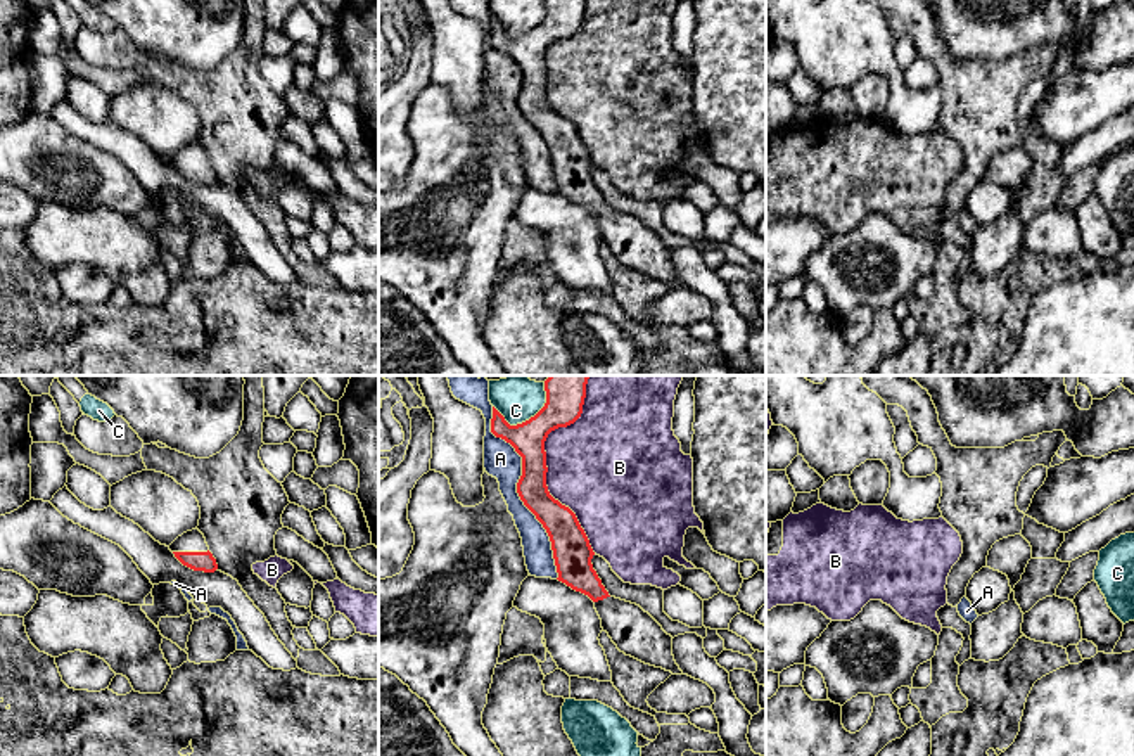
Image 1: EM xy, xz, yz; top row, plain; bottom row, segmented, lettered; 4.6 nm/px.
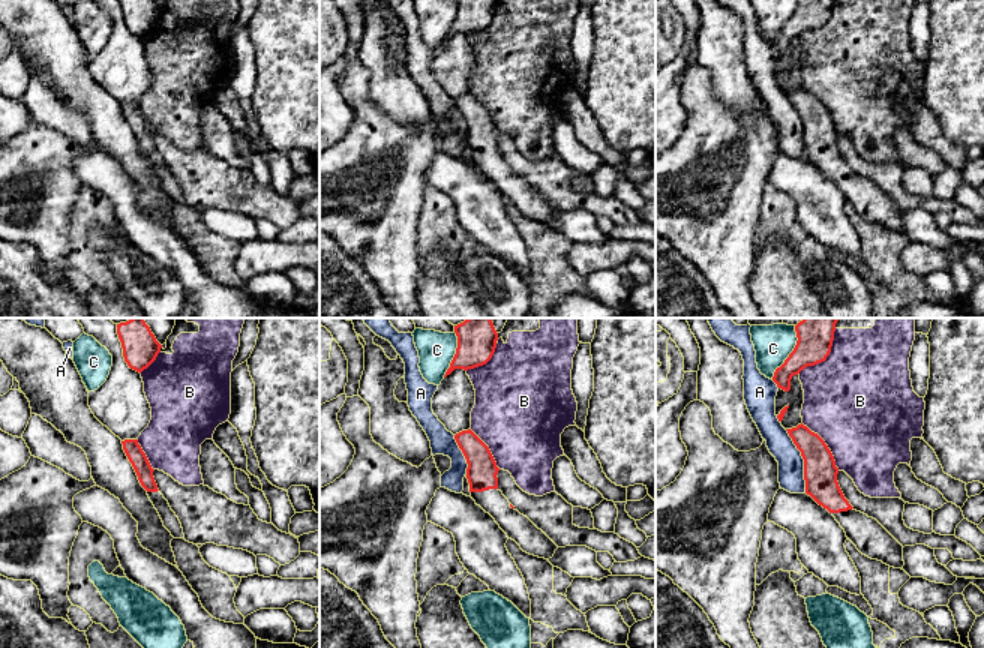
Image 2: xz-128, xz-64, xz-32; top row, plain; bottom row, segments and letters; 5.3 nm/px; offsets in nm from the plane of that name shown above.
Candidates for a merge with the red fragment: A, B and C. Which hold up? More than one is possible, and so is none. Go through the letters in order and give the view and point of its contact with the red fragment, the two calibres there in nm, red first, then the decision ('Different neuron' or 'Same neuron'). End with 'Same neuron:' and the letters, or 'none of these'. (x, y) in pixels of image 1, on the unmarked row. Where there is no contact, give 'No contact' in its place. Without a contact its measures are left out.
A: Touches red at xz (517, 102). Thickness 160 nm (red) against 160 nm. Different neuron
B: Touches red at xz (545, 78). Thickness 160 nm (red) against 460 nm. Different neuron
C: Touches red at xz (526, 33). Thickness 180 nm (red) against 160 nm. Different neuron
Same neuron: none of these

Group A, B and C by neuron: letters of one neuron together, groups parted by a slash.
A / B / C

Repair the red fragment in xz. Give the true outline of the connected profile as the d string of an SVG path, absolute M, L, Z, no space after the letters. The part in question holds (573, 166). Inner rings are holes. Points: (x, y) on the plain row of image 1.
M586 0L545 3L545 19L517 38L510 38L493 19L491 45L510 55L522 69L517 106L550 149L557 192L595 215L603 244L621 265L672 287L683 287L672 268L672 249L640 218L608 208L593 182L595 164L576 126L548 104L545 54L551 43L567 40L581 29Z

